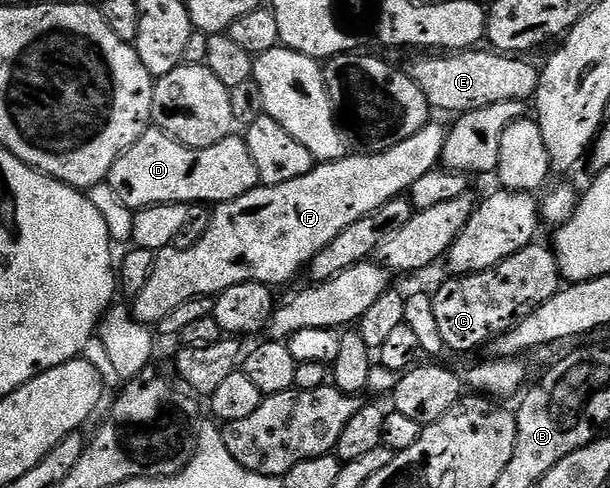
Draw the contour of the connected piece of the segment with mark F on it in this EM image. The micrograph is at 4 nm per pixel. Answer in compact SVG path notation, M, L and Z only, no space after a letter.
M437 121L427 122L416 136L396 144L379 154L369 152L351 153L335 162L316 164L308 176L300 176L297 180L288 180L288 184L275 186L257 185L244 196L231 202L219 202L213 207L214 215L210 218L210 227L202 234L199 242L191 244L187 250L171 248L157 251L152 268L152 276L148 276L148 284L133 299L132 313L134 319L145 326L157 327L164 316L180 308L193 298L209 298L222 294L228 288L245 282L259 282L271 288L279 288L290 282L298 273L309 267L312 256L324 248L324 244L332 244L348 224L356 224L364 216L376 212L385 202L405 195L424 172L435 169L441 163L442 149L446 143L447 127L437 126Z

